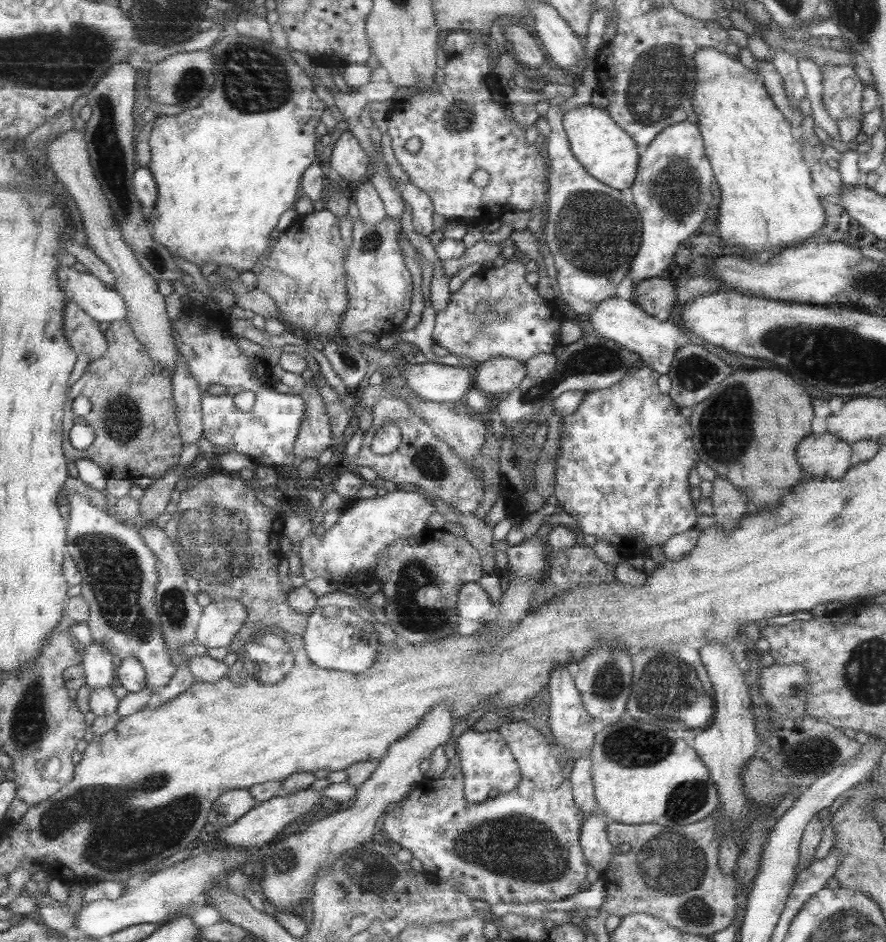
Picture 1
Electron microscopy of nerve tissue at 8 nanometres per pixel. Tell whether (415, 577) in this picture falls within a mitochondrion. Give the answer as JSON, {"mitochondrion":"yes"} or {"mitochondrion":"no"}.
{"mitochondrion":"yes"}

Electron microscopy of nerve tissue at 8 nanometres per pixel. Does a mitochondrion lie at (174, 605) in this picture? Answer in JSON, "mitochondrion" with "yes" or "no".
{"mitochondrion":"yes"}

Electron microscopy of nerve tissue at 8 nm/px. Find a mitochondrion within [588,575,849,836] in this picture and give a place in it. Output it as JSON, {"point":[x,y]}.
{"point":[667,686]}

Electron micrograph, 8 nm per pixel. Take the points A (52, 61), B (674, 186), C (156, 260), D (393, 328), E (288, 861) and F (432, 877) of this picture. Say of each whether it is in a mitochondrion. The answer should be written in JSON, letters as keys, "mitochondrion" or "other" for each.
{"A":"mitochondrion","B":"mitochondrion","C":"mitochondrion","D":"other","E":"mitochondrion","F":"other"}

